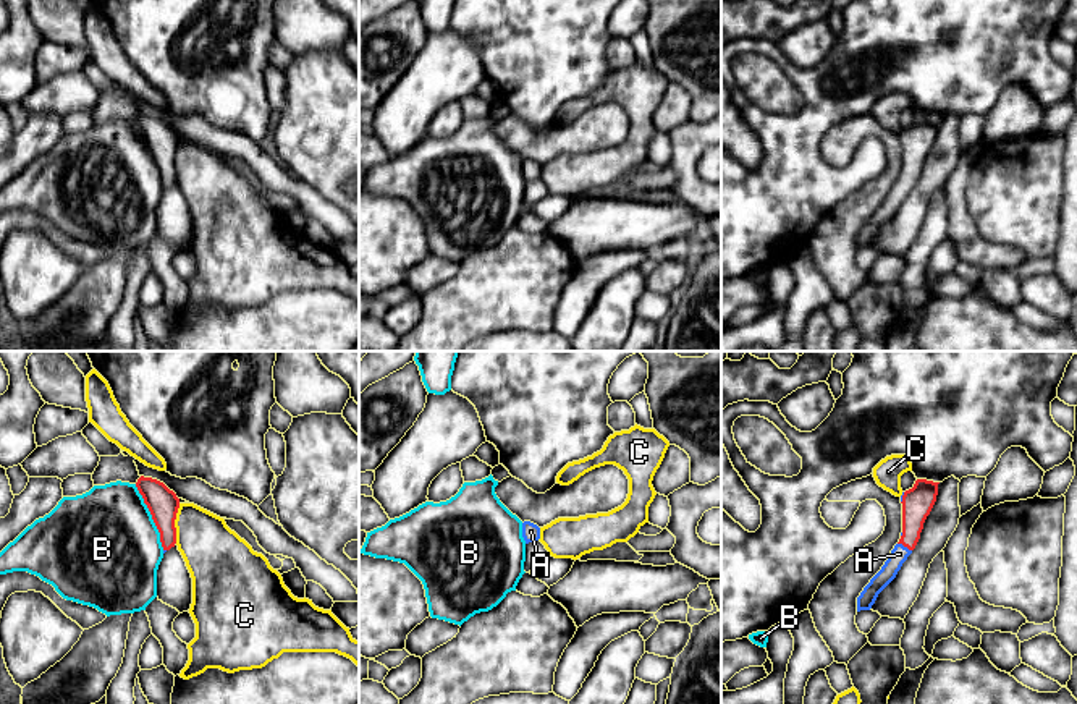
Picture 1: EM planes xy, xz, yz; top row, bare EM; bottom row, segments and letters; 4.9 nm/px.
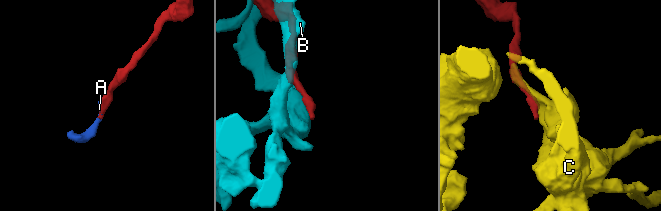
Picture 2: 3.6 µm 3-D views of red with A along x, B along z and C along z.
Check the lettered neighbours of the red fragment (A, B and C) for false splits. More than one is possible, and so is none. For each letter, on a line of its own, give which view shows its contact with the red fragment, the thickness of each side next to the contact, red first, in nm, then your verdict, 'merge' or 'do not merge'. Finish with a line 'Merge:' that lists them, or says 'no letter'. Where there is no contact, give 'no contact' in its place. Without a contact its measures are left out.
A: yz | 160/90 nm | merge
B: xy | 150/480 nm | do not merge
C: xy | 150/280 nm | do not merge
Merge: A

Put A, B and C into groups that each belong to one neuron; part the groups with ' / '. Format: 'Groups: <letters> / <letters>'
Groups: A / B / C

